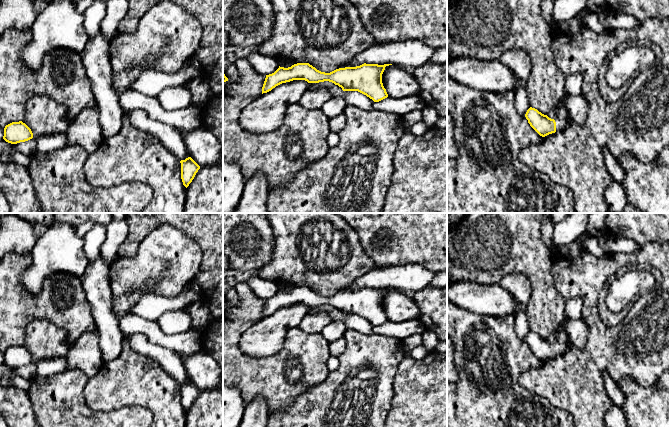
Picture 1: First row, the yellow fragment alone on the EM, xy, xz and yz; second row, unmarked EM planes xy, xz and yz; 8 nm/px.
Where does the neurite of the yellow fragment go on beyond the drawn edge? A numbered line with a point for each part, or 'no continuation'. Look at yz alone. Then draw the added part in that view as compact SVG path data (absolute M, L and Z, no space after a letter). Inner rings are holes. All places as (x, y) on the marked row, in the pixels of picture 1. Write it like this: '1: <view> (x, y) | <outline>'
1: yz (562, 119) | M560 103L558 107L559 114L554 118L556 122L556 132L565 130L571 117L569 111L563 103Z

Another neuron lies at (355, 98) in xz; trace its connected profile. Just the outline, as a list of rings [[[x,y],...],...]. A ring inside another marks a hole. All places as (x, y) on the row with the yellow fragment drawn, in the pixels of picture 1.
[[[329,81],[309,83],[308,90],[317,88],[327,89],[333,97],[342,95],[345,98],[346,105],[354,105],[367,111],[374,110],[375,102],[358,91],[343,91],[341,87]]]

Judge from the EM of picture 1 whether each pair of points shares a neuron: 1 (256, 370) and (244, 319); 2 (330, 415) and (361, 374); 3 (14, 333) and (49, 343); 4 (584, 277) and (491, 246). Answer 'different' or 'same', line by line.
1: same
2: same
3: different
4: different

